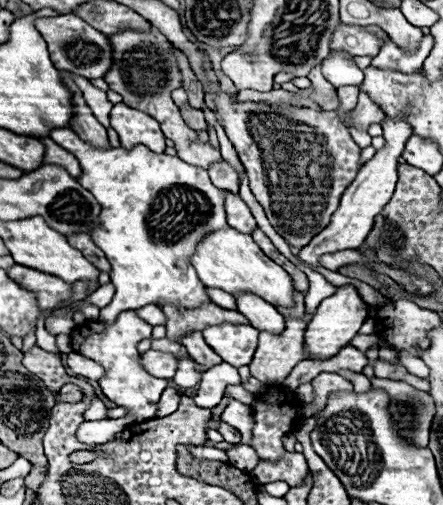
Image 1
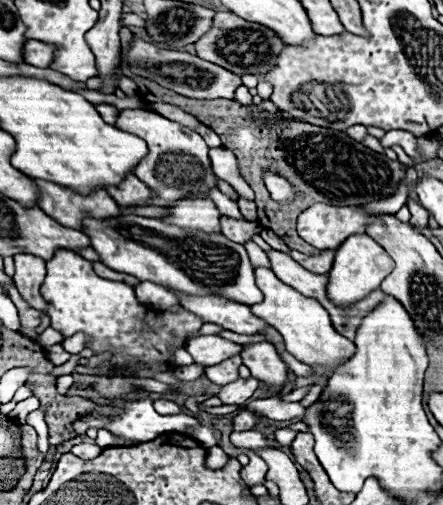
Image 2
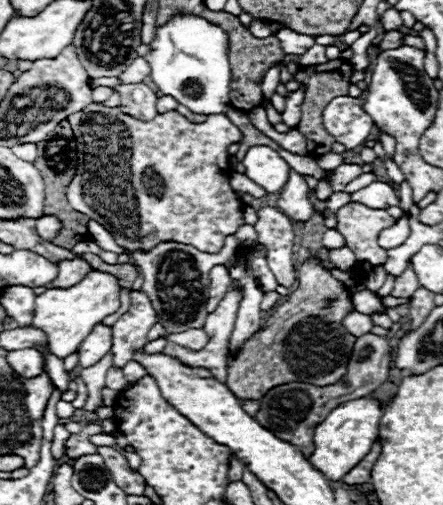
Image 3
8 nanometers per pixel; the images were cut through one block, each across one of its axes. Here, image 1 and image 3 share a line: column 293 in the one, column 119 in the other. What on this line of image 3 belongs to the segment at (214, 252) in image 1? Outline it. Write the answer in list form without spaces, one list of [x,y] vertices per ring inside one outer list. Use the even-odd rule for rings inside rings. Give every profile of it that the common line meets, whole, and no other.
[[[90,270],[88,276],[84,276],[84,280],[72,288],[48,288],[44,294],[36,296],[36,312],[32,324],[48,334],[50,350],[58,358],[66,358],[80,346],[84,336],[88,336],[96,324],[120,308],[120,290],[122,288],[116,276]]]

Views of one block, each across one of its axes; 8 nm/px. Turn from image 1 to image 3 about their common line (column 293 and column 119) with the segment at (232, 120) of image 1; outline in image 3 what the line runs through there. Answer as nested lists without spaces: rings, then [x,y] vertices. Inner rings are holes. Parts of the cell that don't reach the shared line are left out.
[[[88,104],[88,108],[82,108],[80,112],[74,112],[72,116],[68,116],[68,122],[70,122],[72,132],[76,136],[76,154],[78,154],[76,176],[72,178],[72,182],[66,188],[68,202],[72,204],[72,208],[76,212],[82,212],[82,214],[90,216],[92,220],[100,222],[108,232],[112,232],[118,246],[132,252],[132,250],[138,250],[138,248],[148,250],[162,240],[176,240],[176,242],[182,242],[182,244],[192,244],[200,252],[216,254],[216,252],[222,250],[226,236],[236,234],[238,228],[244,226],[244,202],[236,196],[236,192],[230,186],[230,174],[232,172],[230,172],[230,162],[228,162],[228,152],[226,152],[228,144],[234,144],[242,138],[242,132],[224,114],[210,114],[206,122],[192,124],[190,120],[180,116],[176,110],[172,110],[172,112],[166,112],[166,114],[158,114],[152,122],[142,122],[142,120],[136,120],[136,118],[120,112],[120,108],[108,108],[104,104]]]

